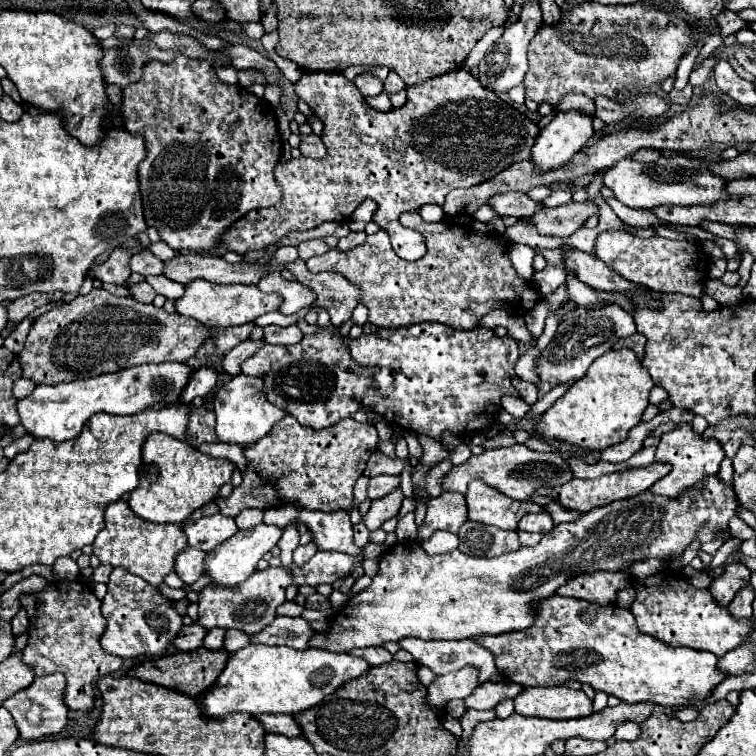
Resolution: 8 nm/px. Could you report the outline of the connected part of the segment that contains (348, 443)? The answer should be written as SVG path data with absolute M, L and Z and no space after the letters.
M287 414L261 440L243 446L243 454L247 458L243 482L231 492L231 496L217 496L215 504L219 506L221 514L231 518L247 508L267 510L284 503L299 504L305 510L351 512L355 506L353 486L363 474L369 456L377 450L377 440L377 430L371 422L345 418L331 428L313 430L301 426L293 416Z

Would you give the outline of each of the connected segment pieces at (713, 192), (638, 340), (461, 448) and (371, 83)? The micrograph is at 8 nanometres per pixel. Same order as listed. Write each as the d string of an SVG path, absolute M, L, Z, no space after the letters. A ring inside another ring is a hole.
M663 156L653 164L643 164L633 158L619 160L615 166L603 170L603 182L613 190L615 198L629 208L653 208L659 204L713 204L715 200L731 198L725 190L727 180L711 176L709 168L701 160L663 160Z
M635 332L635 334L631 334L631 336L627 336L627 338L621 338L619 342L615 342L615 350L617 348L629 348L629 350L633 350L639 358L643 358L645 356L645 336L643 334L639 334L639 332Z
M463 442L452 450L450 460L453 465L459 465L467 461L471 455L472 453L468 444L466 442Z
M359 74L355 76L353 84L359 88L359 92L367 98L367 96L377 96L383 92L383 82L377 80L373 74Z

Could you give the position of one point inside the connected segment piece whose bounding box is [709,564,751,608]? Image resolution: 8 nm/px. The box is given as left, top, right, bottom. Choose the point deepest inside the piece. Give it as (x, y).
(736, 576)

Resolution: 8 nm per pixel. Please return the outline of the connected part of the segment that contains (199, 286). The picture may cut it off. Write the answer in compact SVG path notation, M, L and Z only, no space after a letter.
M195 280L191 286L185 288L185 294L179 300L175 300L175 310L183 316L195 318L199 324L211 330L221 330L221 328L253 322L257 316L277 310L279 304L281 304L279 294L265 294L253 284L221 286L221 284L211 284L207 280Z

